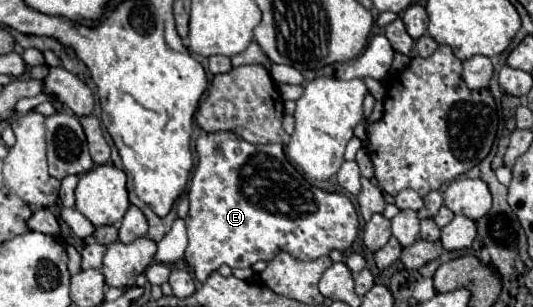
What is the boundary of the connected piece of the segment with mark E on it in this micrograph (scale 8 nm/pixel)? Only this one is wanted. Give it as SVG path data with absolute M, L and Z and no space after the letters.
M234 132L202 134L196 140L198 166L190 182L190 212L186 216L188 248L186 262L194 276L206 282L210 272L224 264L230 268L250 268L254 262L270 262L278 252L288 252L298 260L314 260L332 250L346 252L358 236L358 216L352 202L342 194L330 194L310 186L304 176L286 160L282 144L250 144Z

